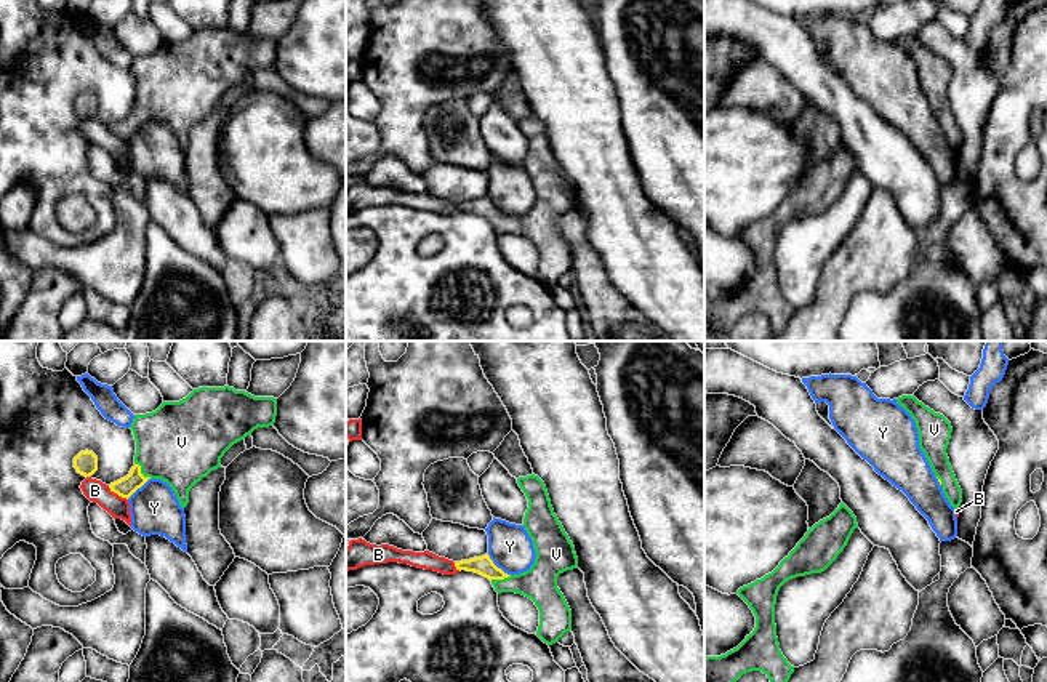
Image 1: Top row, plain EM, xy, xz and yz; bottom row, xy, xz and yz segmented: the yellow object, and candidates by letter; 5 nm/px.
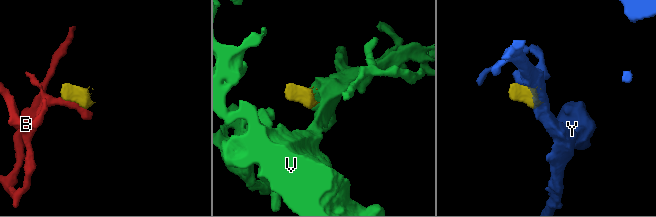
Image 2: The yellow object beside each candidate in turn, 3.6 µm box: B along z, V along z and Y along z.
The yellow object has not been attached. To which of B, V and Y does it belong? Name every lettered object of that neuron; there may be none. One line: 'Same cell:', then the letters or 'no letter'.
Same cell: V

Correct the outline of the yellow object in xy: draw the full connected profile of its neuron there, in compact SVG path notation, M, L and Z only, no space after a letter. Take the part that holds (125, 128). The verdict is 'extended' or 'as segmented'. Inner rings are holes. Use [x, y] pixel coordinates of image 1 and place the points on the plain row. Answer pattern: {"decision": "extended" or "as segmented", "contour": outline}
{"decision": "extended", "contour": "M229 27L199 29L179 43L163 43L152 54L134 56L130 67L136 82L134 107L109 130L128 141L149 120L160 120L173 130L181 149L186 149L191 130L221 109L224 94L255 70L274 67L275 58L277 40L255 38Z"}

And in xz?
{"decision": "extended", "contour": "M532 115L519 118L517 125L528 141L524 168L536 194L532 210L519 216L507 216L493 205L488 195L455 203L455 208L459 213L474 213L488 219L498 235L515 234L532 240L540 251L536 277L552 287L572 272L572 251L557 229L557 218L578 210L578 199L554 155L544 123Z"}

